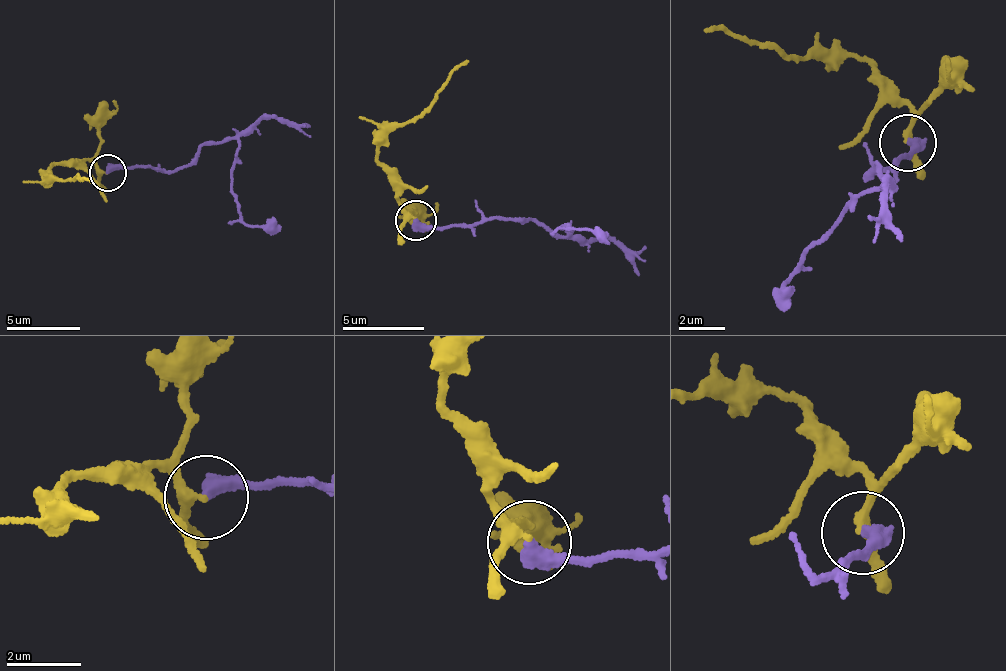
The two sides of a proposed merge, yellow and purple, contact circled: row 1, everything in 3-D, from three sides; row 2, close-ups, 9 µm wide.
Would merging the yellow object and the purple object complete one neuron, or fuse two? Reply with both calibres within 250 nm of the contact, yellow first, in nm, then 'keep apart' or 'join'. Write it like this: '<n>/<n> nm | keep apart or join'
240/440 nm | keep apart

